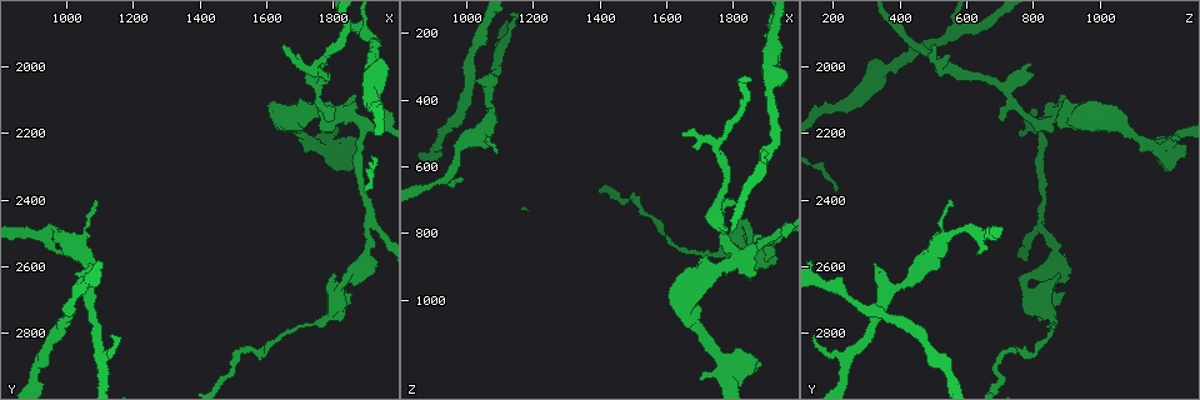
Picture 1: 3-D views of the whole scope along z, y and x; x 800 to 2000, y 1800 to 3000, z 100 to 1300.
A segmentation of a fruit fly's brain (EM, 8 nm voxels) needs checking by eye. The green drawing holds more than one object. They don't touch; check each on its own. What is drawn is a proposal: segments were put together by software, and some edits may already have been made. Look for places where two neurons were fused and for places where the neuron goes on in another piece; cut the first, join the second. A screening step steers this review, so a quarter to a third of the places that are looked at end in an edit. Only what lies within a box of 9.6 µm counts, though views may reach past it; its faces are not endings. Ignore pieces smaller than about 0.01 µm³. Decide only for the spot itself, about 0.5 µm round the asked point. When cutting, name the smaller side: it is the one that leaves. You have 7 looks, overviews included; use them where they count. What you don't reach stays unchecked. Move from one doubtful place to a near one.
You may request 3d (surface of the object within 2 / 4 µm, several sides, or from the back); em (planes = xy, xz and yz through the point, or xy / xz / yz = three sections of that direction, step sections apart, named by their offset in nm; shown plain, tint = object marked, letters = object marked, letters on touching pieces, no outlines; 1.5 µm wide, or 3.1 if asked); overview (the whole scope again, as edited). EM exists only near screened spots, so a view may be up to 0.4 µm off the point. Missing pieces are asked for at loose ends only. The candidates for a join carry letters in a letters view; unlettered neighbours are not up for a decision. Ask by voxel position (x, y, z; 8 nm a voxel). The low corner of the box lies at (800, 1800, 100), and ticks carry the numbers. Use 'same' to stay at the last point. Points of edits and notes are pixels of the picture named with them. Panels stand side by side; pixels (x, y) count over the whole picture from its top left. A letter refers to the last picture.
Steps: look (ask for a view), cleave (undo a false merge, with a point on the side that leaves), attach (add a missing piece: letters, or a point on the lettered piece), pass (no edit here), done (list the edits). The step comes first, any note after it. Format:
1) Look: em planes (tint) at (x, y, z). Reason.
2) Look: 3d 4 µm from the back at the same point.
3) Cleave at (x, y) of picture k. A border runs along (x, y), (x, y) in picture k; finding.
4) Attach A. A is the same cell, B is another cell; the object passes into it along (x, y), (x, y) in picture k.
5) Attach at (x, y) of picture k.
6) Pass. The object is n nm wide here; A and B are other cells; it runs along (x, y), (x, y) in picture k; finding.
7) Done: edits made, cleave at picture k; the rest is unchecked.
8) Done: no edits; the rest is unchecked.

Look: 3d 2 µm at (1750, 2070, 730). A fork.

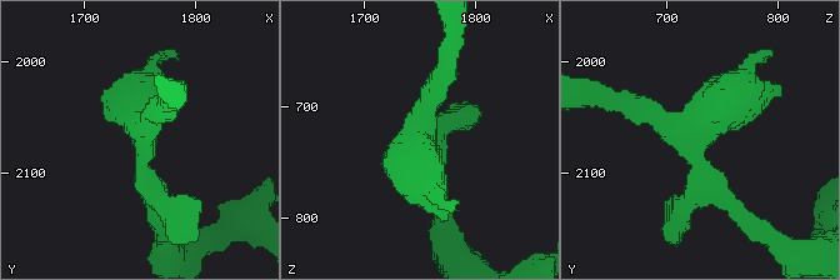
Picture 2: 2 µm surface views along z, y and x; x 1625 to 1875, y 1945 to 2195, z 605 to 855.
Look: em xy step 8 (tint) at (1752, 2076, 726). Now the EM.

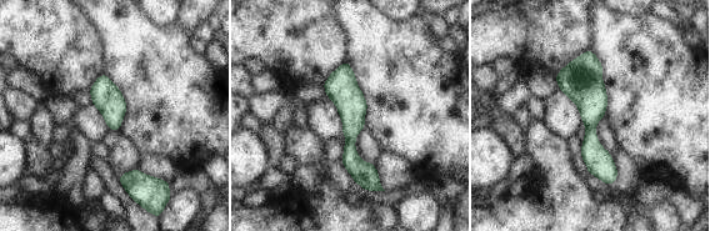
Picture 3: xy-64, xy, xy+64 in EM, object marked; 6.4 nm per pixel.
Look: em planes (letters) at the same point.

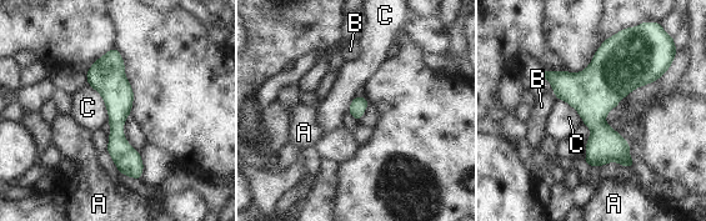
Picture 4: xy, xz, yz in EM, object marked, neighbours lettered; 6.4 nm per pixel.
Pass. A, B and C are other cells; it runs along (113, 51), (118, 146), (138, 175) in picture 4; continuous, no second neuron.

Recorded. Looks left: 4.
Look: em xy step 8 (plain) at (1910, 2460, 830). Thick turns thin.

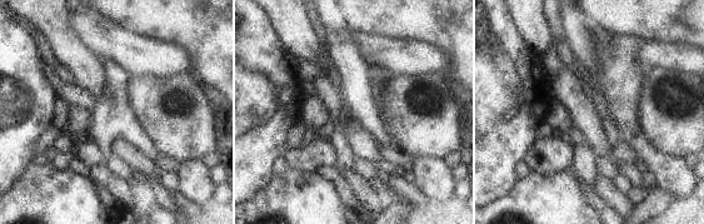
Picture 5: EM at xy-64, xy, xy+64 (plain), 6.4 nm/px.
Look: em xy step 8 (tint) at the same point. Where the object lies.

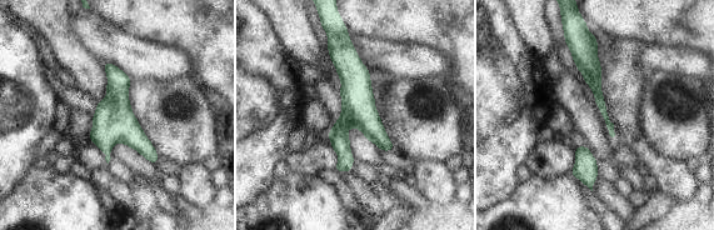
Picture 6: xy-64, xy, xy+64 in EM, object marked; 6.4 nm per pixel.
Look: em xy step 8 (letters) at the same point. What lies round it.

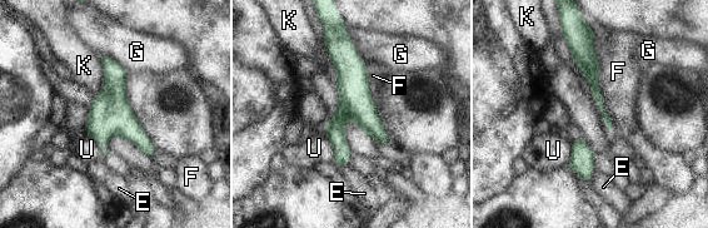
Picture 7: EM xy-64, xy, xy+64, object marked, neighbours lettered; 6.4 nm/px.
Pass. The longest contact is with F, 650 nm; E, F, G, K and U are other cells; continuous, no second neuron.

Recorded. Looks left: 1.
Done: no edits; the rest is unchecked.

